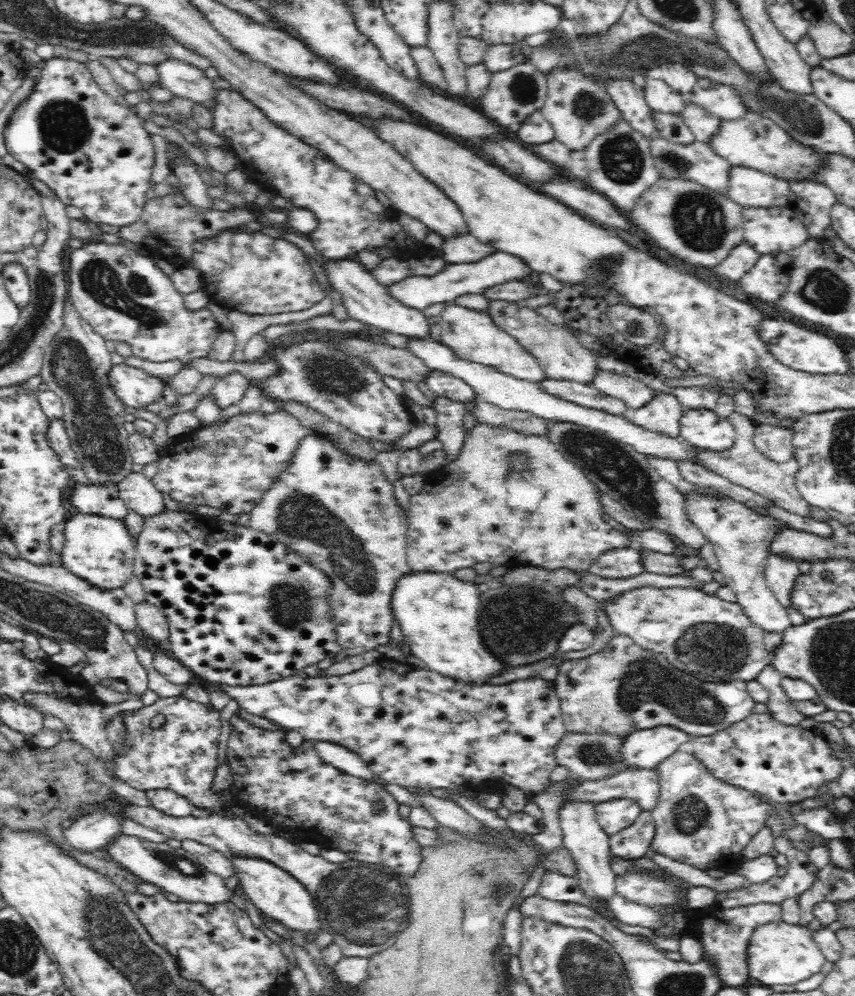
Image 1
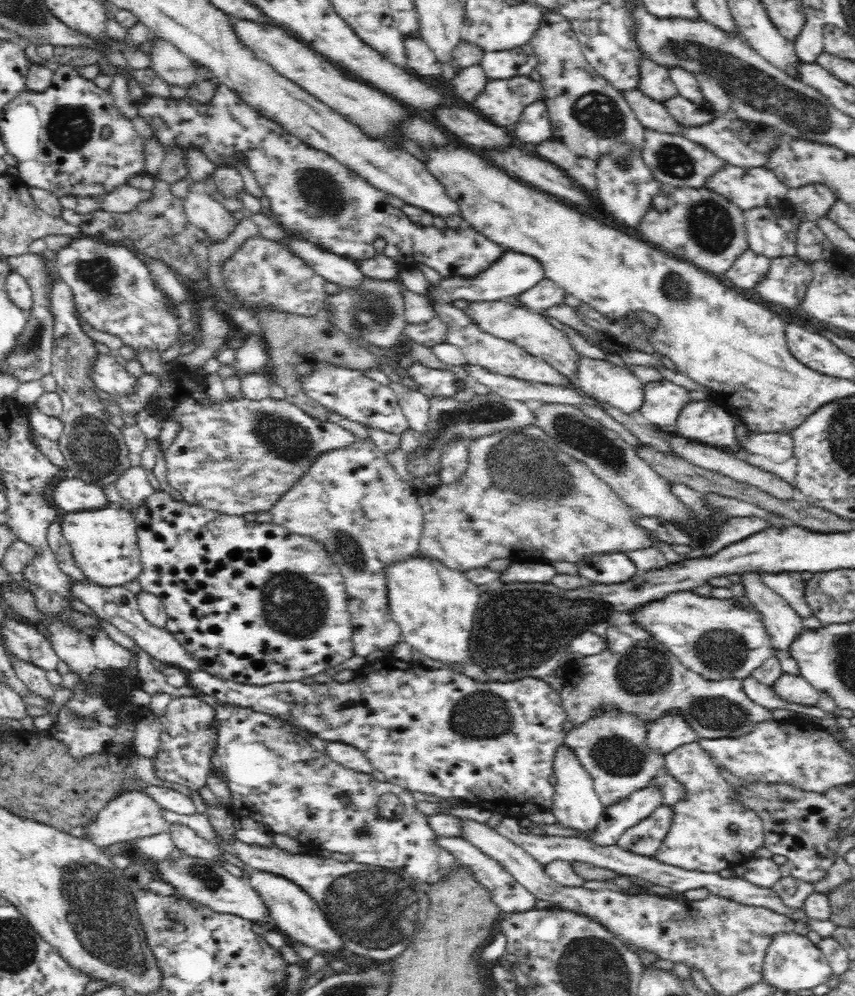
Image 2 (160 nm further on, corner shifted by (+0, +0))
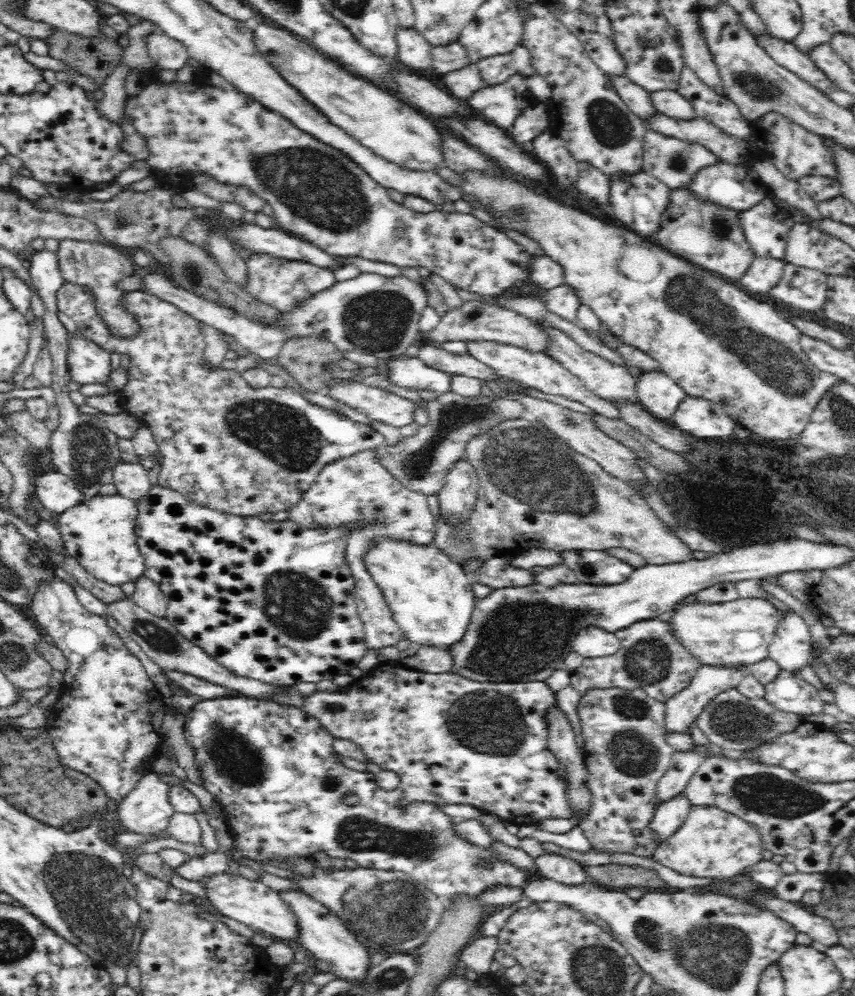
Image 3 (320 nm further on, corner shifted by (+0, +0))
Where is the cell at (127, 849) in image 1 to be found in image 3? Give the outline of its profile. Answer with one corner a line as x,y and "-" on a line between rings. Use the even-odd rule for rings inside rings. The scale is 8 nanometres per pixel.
228,871
223,873
208,873
198,879
202,884
204,898
208,899
209,909
220,912
228,918
247,925
252,930
271,935
273,938
282,940
294,940
298,936
298,927
294,916
287,910
277,892
270,889
260,880
249,880
238,874

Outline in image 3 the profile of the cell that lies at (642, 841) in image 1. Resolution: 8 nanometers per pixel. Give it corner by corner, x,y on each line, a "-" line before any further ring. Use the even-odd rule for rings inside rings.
682,794
665,804
658,805
658,808
654,810
652,820
648,822
648,831
653,834
651,840
656,845
666,843
666,839
676,833
682,822
686,820
690,808
692,805
682,797

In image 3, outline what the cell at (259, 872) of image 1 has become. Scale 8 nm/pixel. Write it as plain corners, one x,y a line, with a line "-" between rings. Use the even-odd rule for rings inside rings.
282,890
278,891
277,895
296,921
298,936
294,940
298,940
306,950
310,950
313,959
324,960
329,966
329,971
340,979
361,979
368,972
371,953
344,927
338,916
334,916
328,908
304,891

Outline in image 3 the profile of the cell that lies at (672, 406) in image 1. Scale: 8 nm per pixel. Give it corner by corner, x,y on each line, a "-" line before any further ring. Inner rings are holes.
642,373
636,386
640,405
660,421
674,416
676,408
689,396
664,373

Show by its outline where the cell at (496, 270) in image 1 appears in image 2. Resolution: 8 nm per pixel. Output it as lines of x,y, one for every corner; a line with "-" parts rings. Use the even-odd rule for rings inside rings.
504,251
499,259
492,262
484,270
473,275
454,275
442,277
437,283
432,285
434,300
440,300
442,304
451,304
456,300
465,300
469,304
479,301
498,301
508,296
516,296
534,286
545,276
541,264
531,256
512,251

